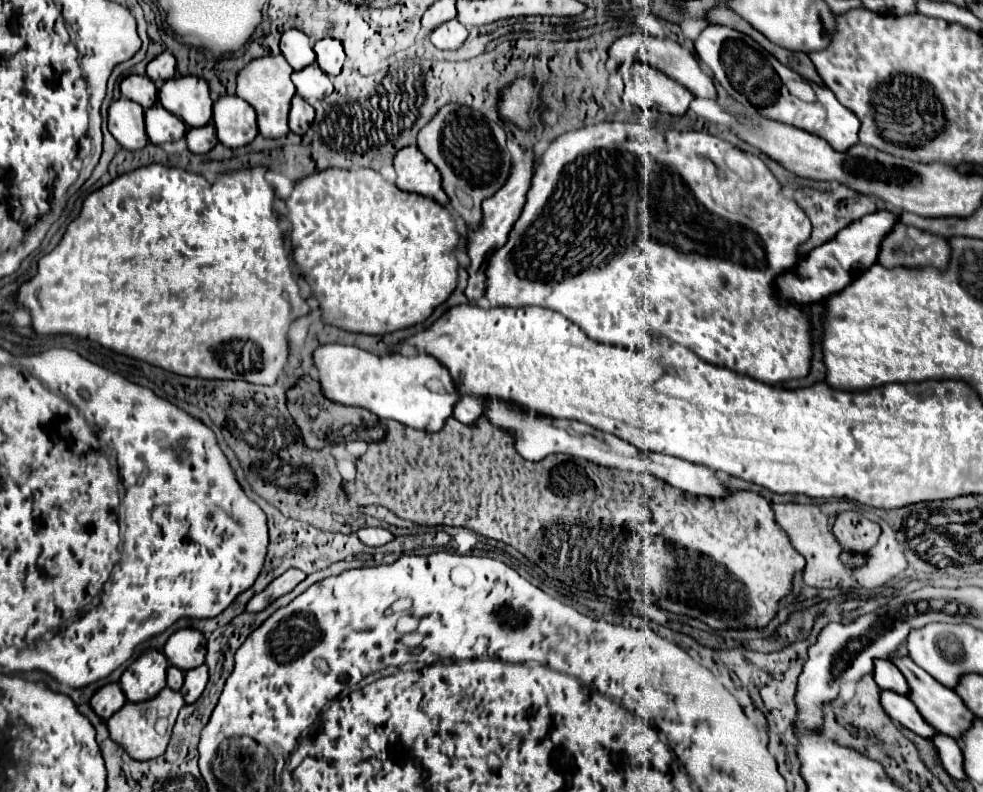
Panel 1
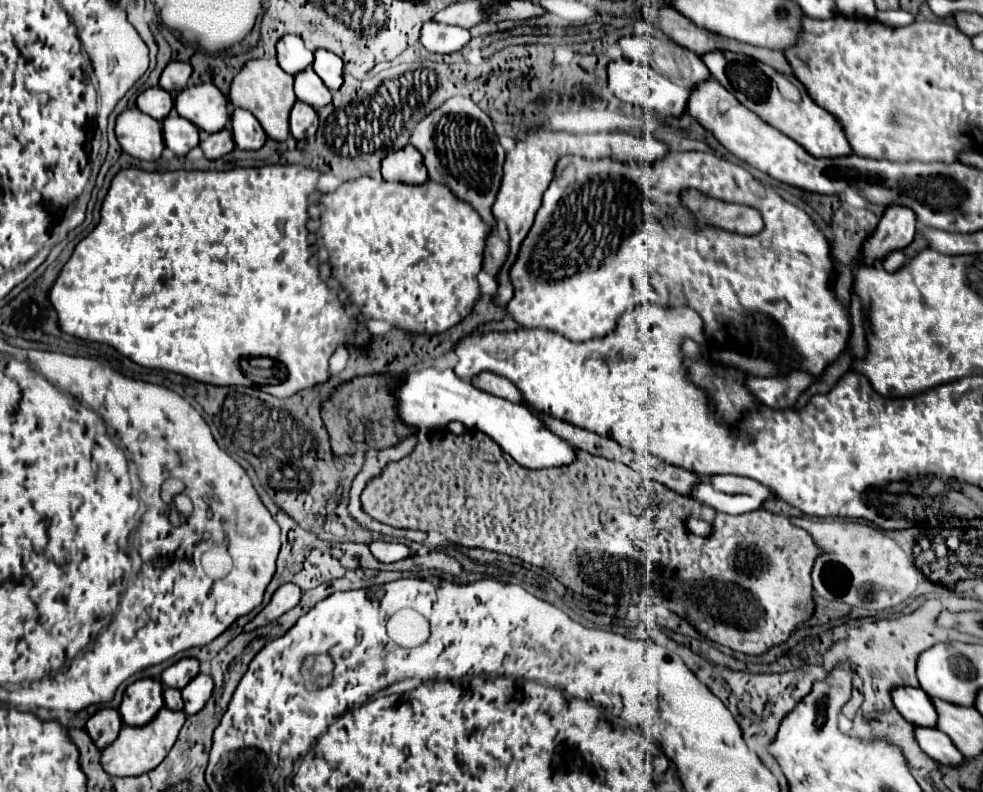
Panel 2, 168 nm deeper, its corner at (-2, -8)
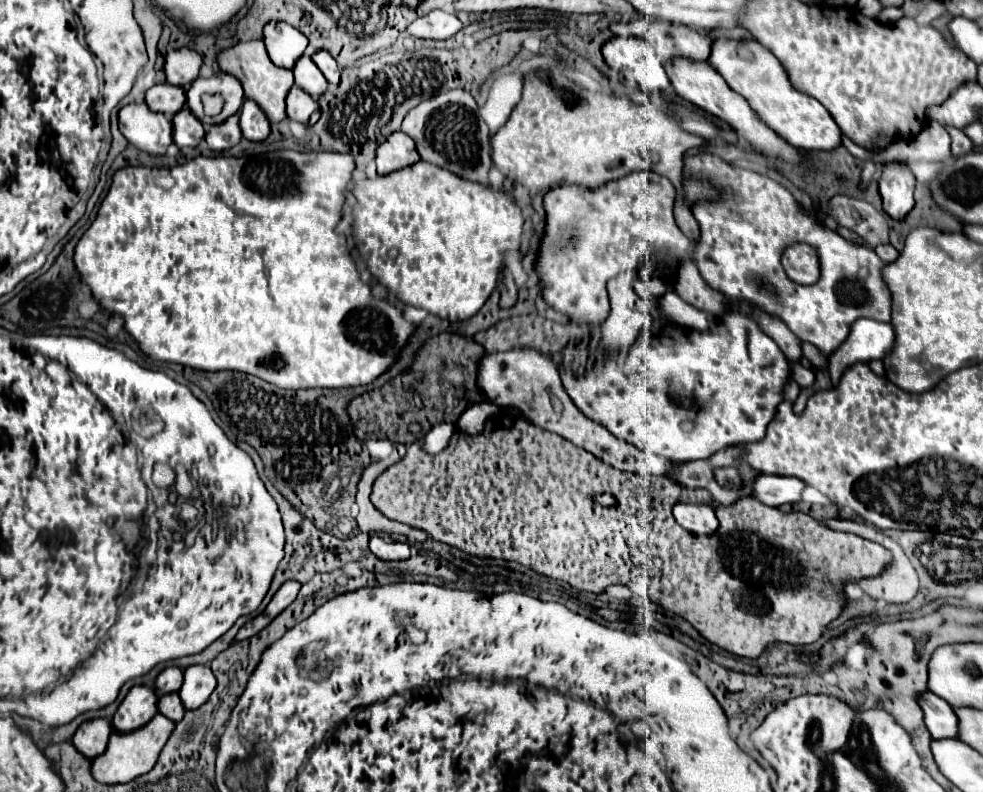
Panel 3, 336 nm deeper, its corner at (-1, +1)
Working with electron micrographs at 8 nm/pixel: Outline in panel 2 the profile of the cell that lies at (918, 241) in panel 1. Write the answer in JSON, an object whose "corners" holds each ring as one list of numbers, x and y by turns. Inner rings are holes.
{"corners":[[890,251,890,253,882,259,882,267,892,273,892,271,900,269,906,261,908,261,908,257,906,257,902,251]]}

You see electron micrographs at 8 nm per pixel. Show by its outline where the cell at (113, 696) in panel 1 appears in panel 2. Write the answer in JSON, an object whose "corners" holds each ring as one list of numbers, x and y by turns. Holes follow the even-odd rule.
{"corners":[[102,709,88,719,86,733,90,735,90,739,94,739,94,745,102,751,102,749,106,749,106,745,114,743,120,727,122,727,122,721,120,721,118,711]]}

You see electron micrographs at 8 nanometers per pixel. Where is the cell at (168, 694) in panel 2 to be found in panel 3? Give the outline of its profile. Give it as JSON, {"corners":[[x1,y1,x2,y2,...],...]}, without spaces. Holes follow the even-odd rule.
{"corners":[[177,692,163,694,163,696,159,698,159,712,161,712,163,716,167,716,169,720,179,722,179,720,183,718,183,712,185,712,179,694,177,694]]}

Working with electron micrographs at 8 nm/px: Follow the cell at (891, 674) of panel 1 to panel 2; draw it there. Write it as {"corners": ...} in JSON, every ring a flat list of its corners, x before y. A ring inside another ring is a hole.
{"corners":[[898,687,892,691,892,701,896,705,896,709,910,719,912,725,916,727,936,727,938,717,936,717,936,709,934,703,930,701,930,697,922,691,922,689,914,689,914,687]]}

